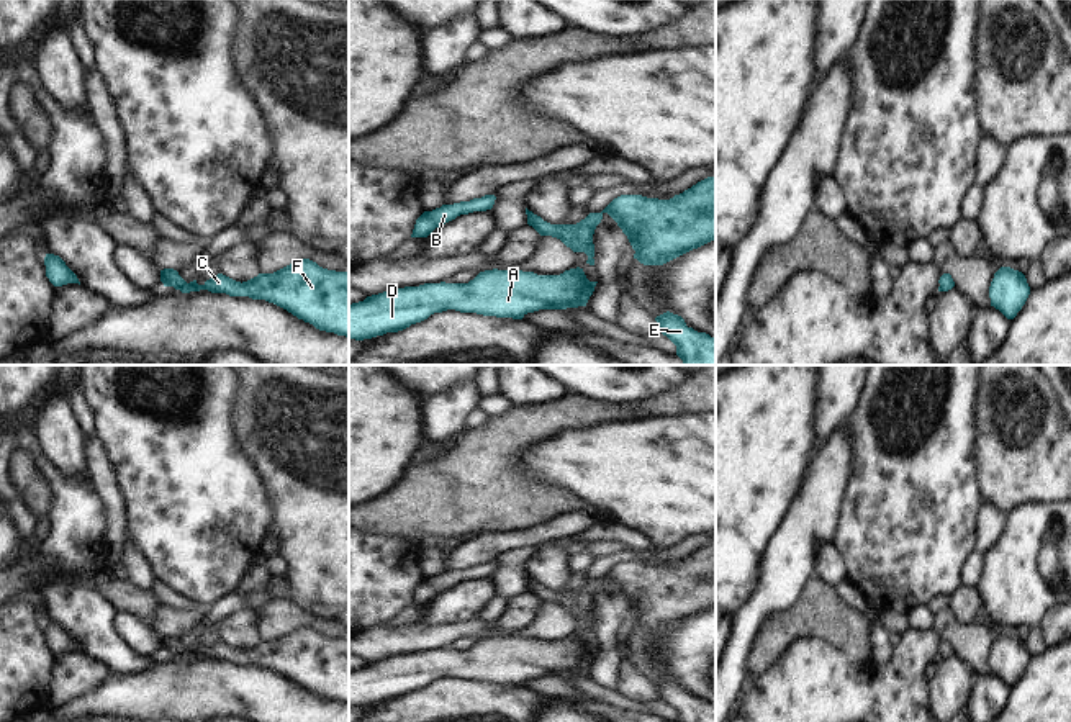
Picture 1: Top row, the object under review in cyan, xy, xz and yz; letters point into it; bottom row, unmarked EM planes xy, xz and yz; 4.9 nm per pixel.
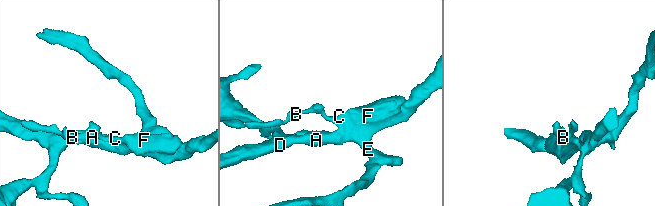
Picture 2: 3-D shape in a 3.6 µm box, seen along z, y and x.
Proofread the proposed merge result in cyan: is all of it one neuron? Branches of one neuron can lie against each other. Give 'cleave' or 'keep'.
keep

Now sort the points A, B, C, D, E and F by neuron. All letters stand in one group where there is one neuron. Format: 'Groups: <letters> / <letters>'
Groups: A B C D E F

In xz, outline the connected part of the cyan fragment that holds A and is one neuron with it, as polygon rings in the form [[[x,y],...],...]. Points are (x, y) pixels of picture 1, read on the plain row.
[[[580,634],[560,642],[493,635],[480,639],[468,650],[441,648],[388,657],[349,671],[349,706],[398,699],[447,676],[522,686],[539,676],[586,673],[596,650]]]

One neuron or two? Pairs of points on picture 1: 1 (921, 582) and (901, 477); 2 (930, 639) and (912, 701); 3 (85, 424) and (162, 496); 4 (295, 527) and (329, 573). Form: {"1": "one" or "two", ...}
{"1": "one", "2": "one", "3": "two", "4": "one"}

